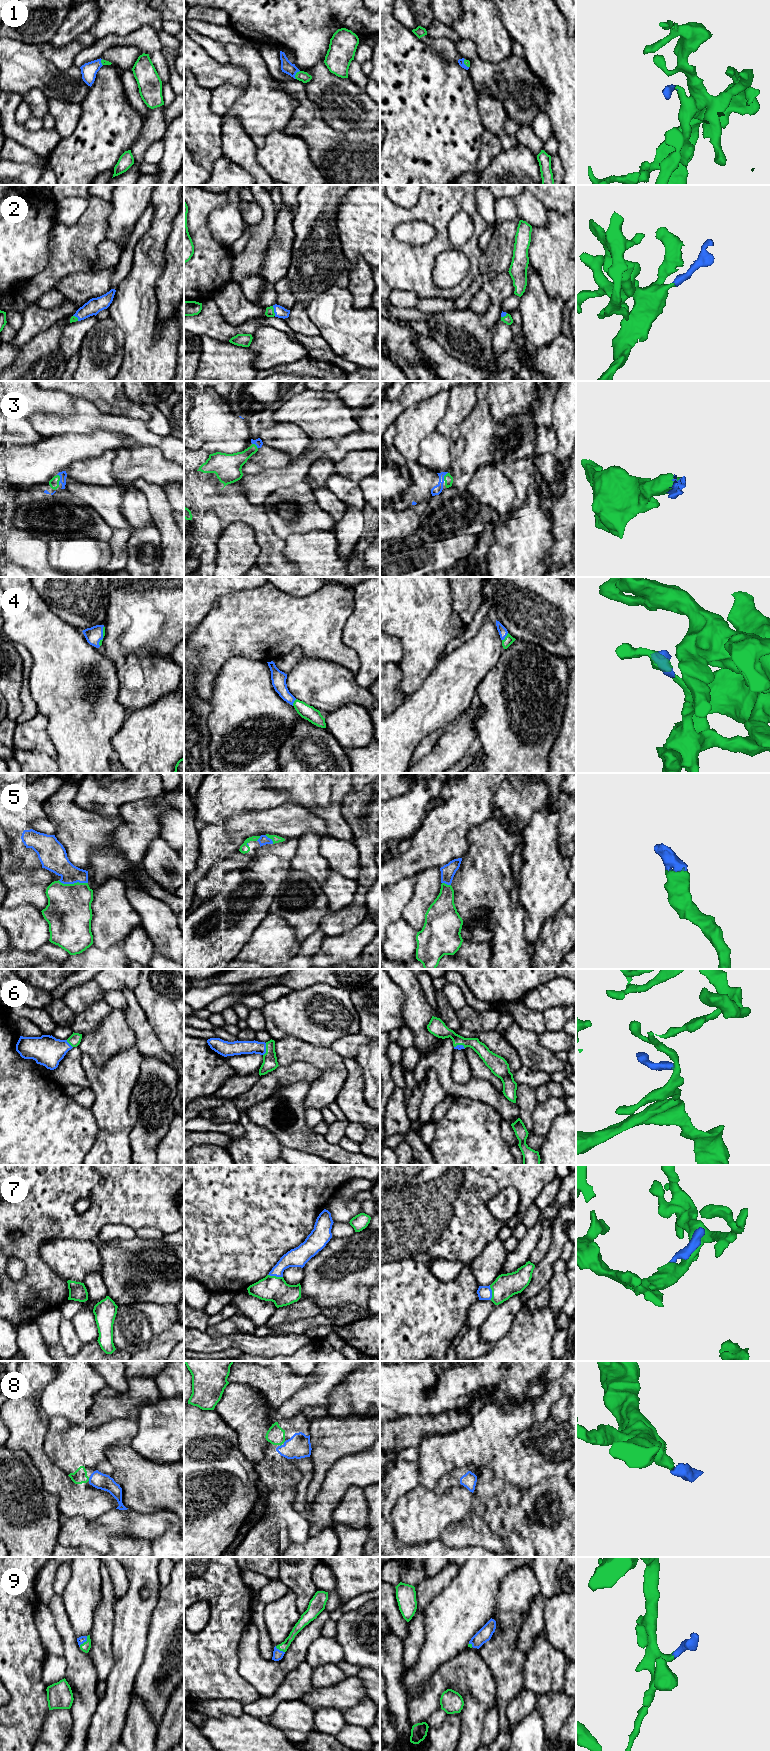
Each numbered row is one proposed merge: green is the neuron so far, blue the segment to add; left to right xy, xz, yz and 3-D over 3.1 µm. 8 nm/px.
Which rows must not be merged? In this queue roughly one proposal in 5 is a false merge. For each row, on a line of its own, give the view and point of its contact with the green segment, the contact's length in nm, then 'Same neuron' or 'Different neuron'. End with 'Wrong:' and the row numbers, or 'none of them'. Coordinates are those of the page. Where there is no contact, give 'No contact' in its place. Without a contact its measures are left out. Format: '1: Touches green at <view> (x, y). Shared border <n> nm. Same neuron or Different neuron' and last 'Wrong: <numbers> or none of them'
1: Touches green at xz (296, 74). Shared border 80 nm. Same neuron
2: Touches green at xz (273, 311). Shared border 80 nm. Same neuron
3: Touches green at xy (59, 479). Shared border 90 nm. Same neuron
4: Touches green at yz (505, 637). Shared border 80 nm. Same neuron
5: Touches green at xy (74, 883). Shared border 240 nm. Same neuron
6: Touches green at xz (266, 1049). Shared border 110 nm. Same neuron
7: Touches green at xz (275, 1276). Shared border 120 nm. Same neuron
8: Touches green at xy (88, 1479). Shared border 30 nm. Same neuron
9: Touches green at xy (84, 1642). Shared border 110 nm. Same neuron
Wrong: none of them

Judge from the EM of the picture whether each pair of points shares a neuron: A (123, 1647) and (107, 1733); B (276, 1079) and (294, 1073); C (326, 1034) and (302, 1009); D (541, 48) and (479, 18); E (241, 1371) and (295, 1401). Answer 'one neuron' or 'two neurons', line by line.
A: one neuron
B: one neuron
C: one neuron
D: two neurons
E: two neurons

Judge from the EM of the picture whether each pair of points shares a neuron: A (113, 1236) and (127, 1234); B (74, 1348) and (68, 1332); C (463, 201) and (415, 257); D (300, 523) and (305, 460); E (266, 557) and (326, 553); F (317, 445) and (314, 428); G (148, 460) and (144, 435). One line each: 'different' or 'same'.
A: same
B: same
C: same
D: different
E: different
F: different
G: different

